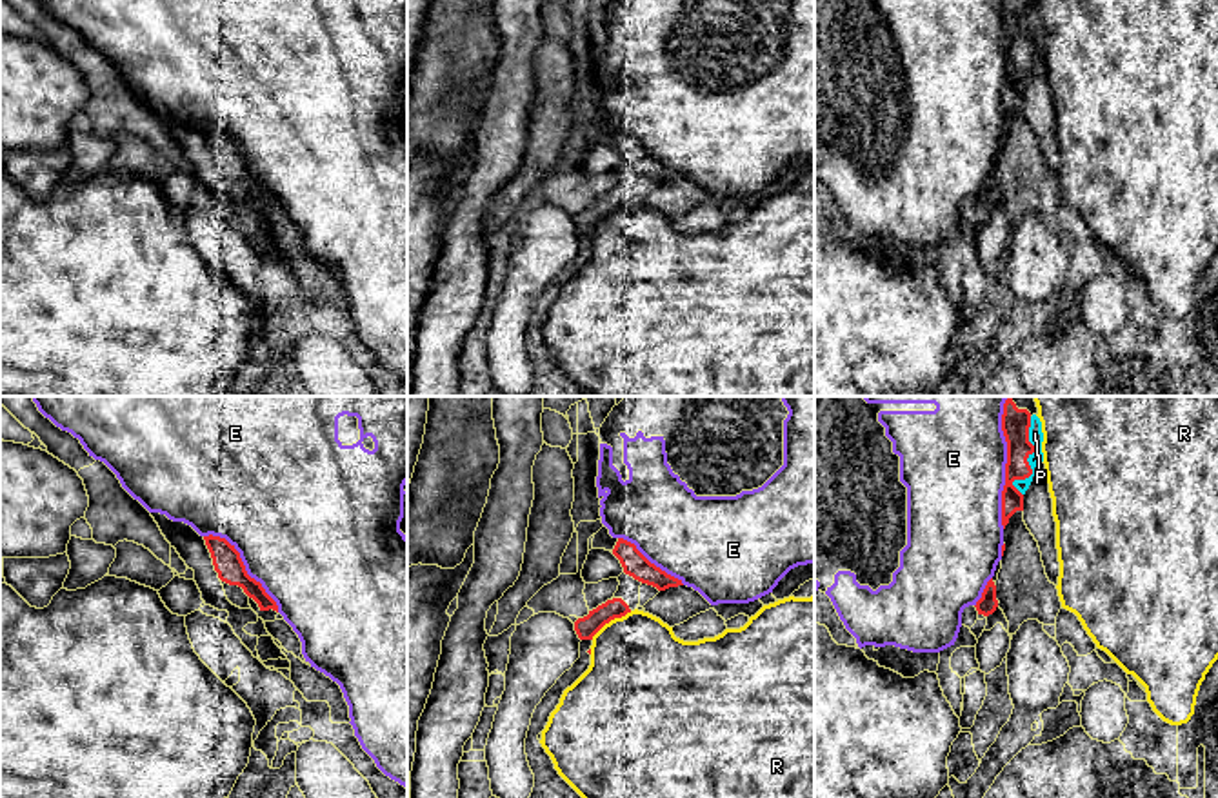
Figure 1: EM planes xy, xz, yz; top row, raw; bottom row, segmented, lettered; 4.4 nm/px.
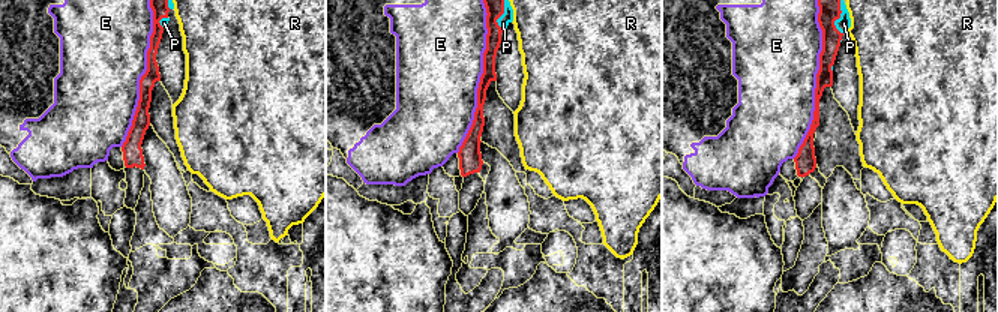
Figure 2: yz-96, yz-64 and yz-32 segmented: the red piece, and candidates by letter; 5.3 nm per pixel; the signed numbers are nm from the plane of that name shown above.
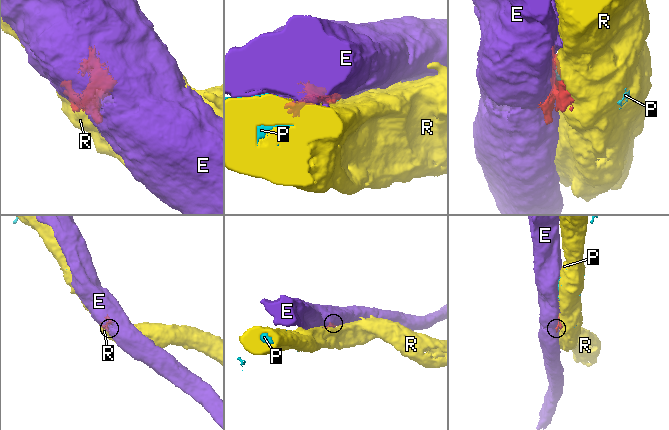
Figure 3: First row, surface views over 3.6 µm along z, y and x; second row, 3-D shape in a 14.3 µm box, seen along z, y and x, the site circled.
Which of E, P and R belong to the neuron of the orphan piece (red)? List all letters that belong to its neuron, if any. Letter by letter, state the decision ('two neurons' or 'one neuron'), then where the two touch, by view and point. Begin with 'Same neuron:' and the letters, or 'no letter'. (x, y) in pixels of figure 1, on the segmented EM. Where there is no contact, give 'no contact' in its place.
Same neuron: E
E: one neuron | yz (1008, 462)
P: two neurons | yz (1026, 460)
R: two neurons | xz (611, 618)

